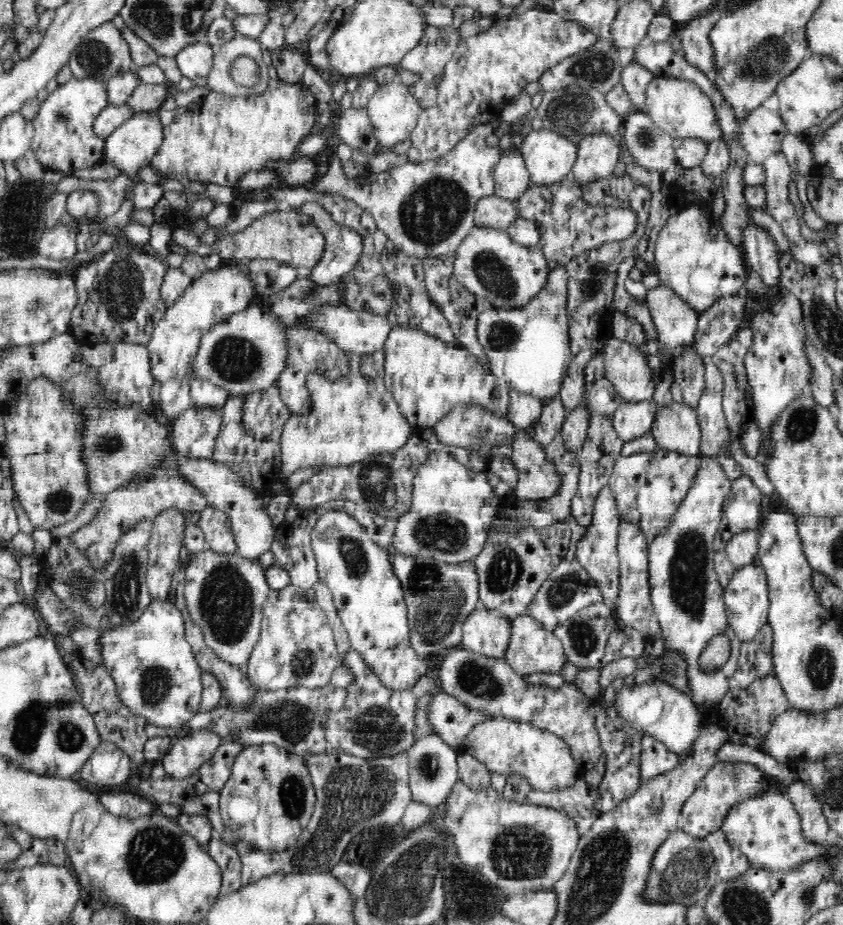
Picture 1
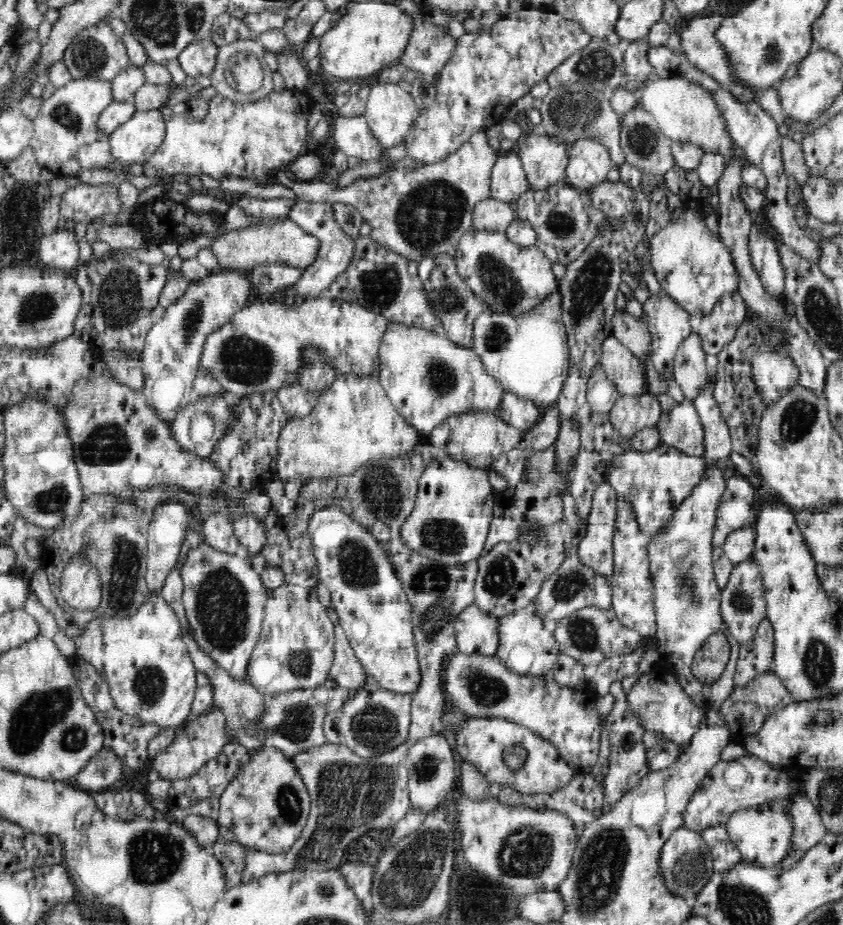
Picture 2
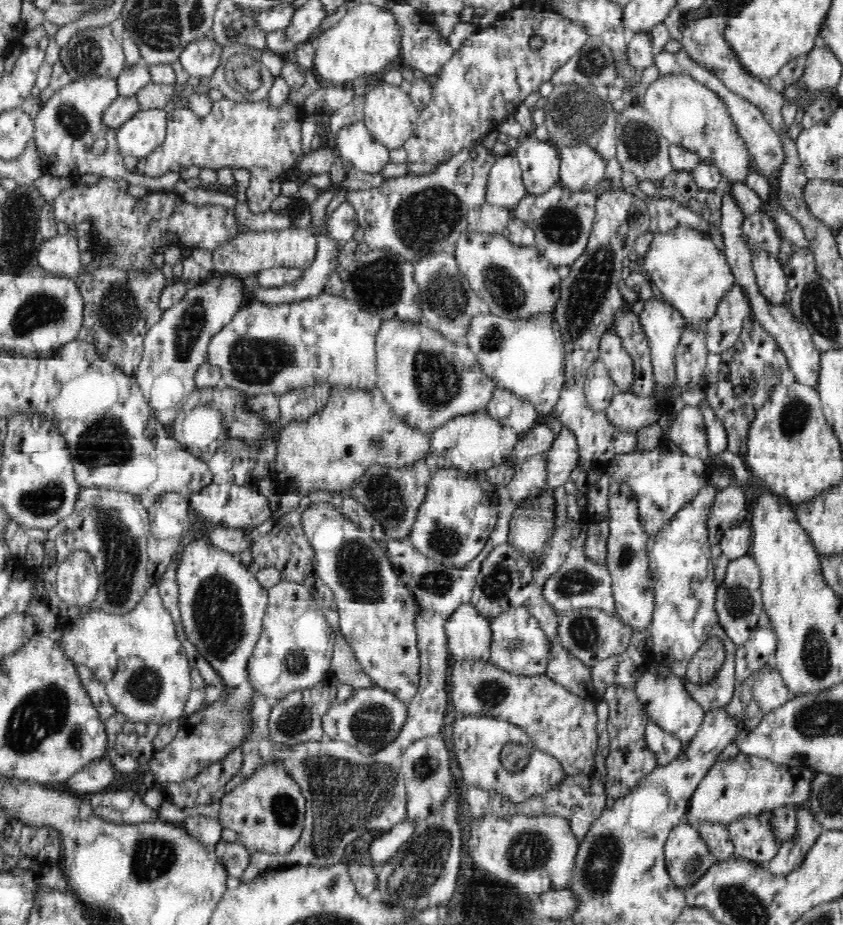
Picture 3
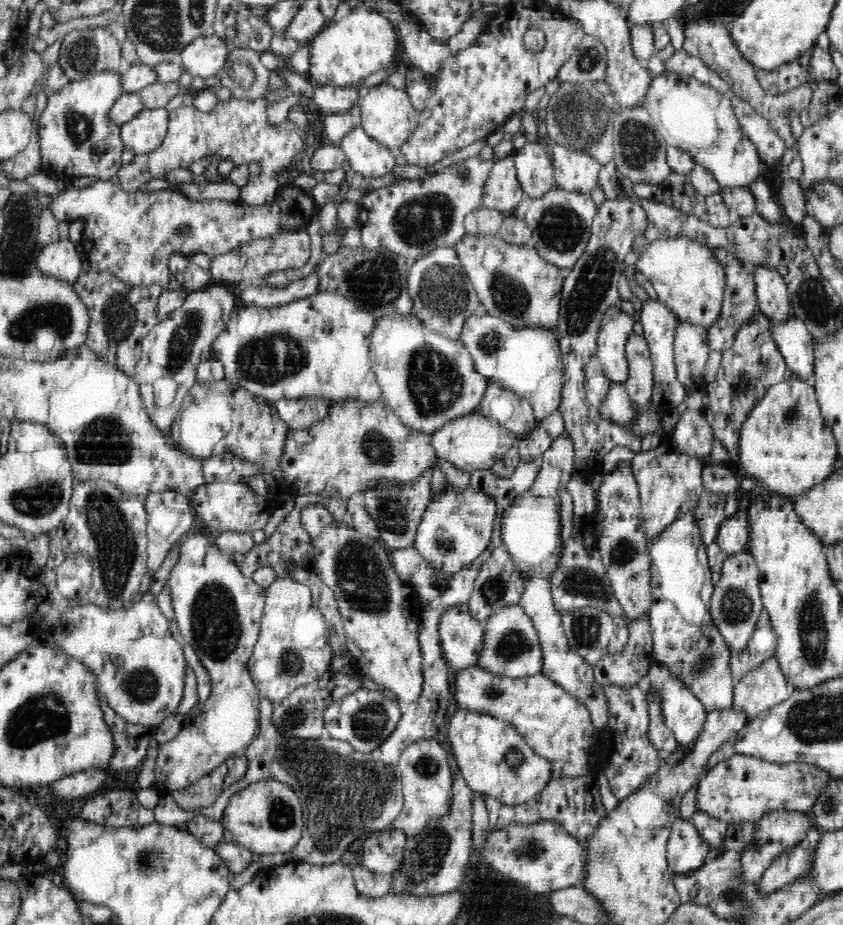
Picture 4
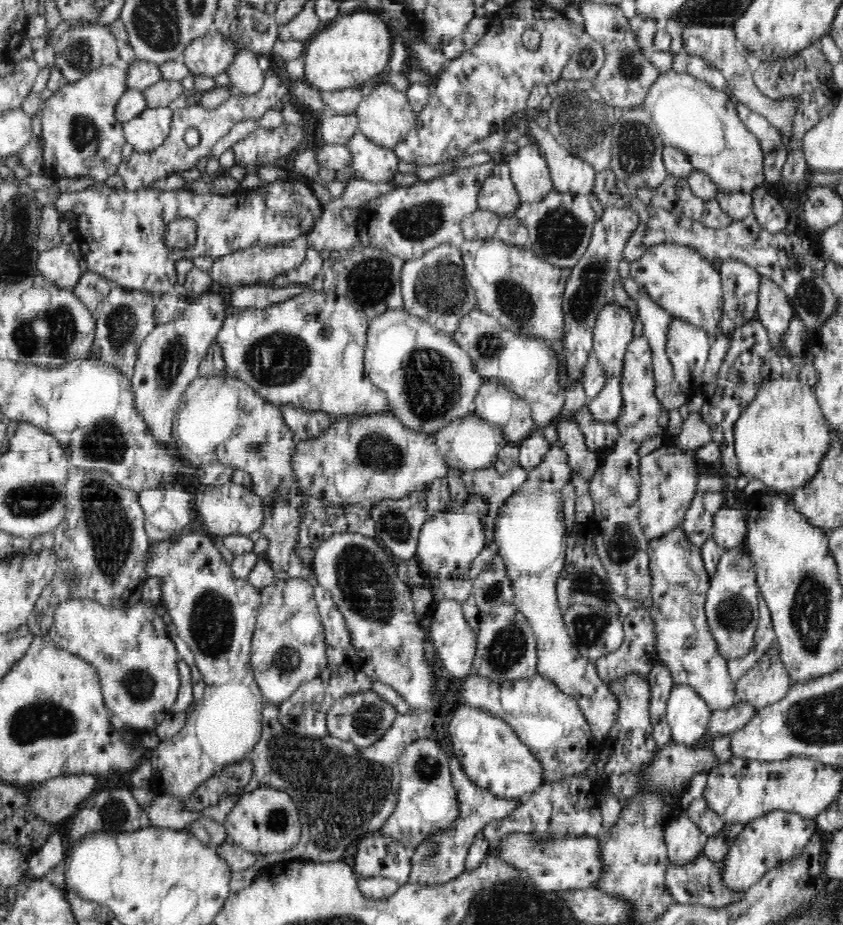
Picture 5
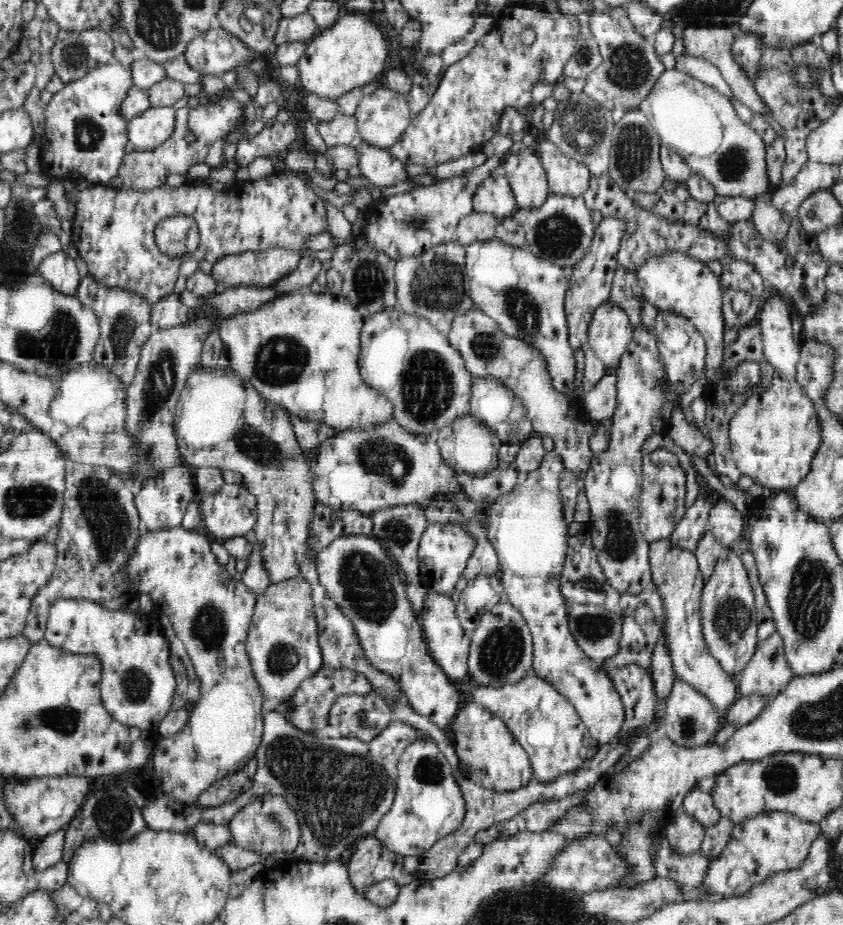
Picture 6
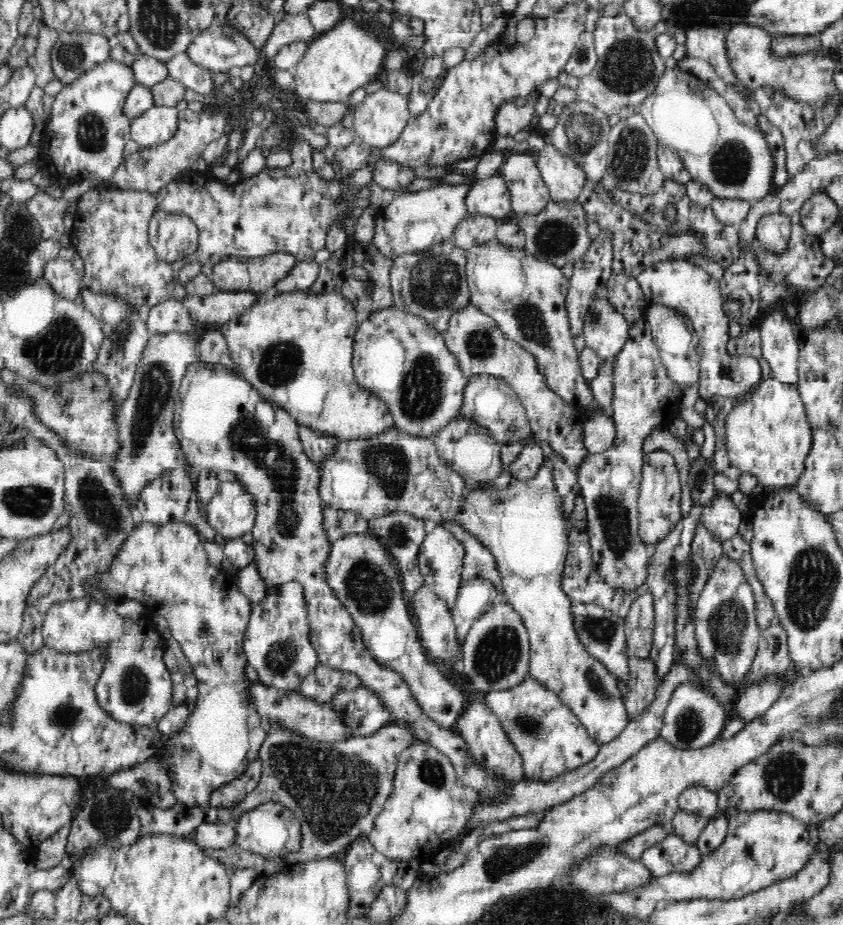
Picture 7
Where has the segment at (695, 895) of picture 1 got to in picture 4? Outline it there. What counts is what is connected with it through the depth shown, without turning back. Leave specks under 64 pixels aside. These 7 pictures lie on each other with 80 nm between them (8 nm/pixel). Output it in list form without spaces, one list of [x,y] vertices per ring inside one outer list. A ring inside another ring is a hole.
[[[680,818],[672,826],[671,836],[667,840],[667,865],[671,875],[686,877],[698,872],[710,859],[711,853],[709,844],[700,836],[698,829],[692,824],[691,820]]]

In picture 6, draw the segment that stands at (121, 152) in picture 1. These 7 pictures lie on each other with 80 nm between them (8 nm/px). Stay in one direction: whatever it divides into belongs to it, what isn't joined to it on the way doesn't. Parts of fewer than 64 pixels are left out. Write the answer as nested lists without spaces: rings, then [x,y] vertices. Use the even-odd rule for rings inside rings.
[[[148,107],[140,116],[131,118],[126,123],[127,140],[134,144],[134,151],[146,152],[158,148],[171,134],[175,125],[175,109]]]

